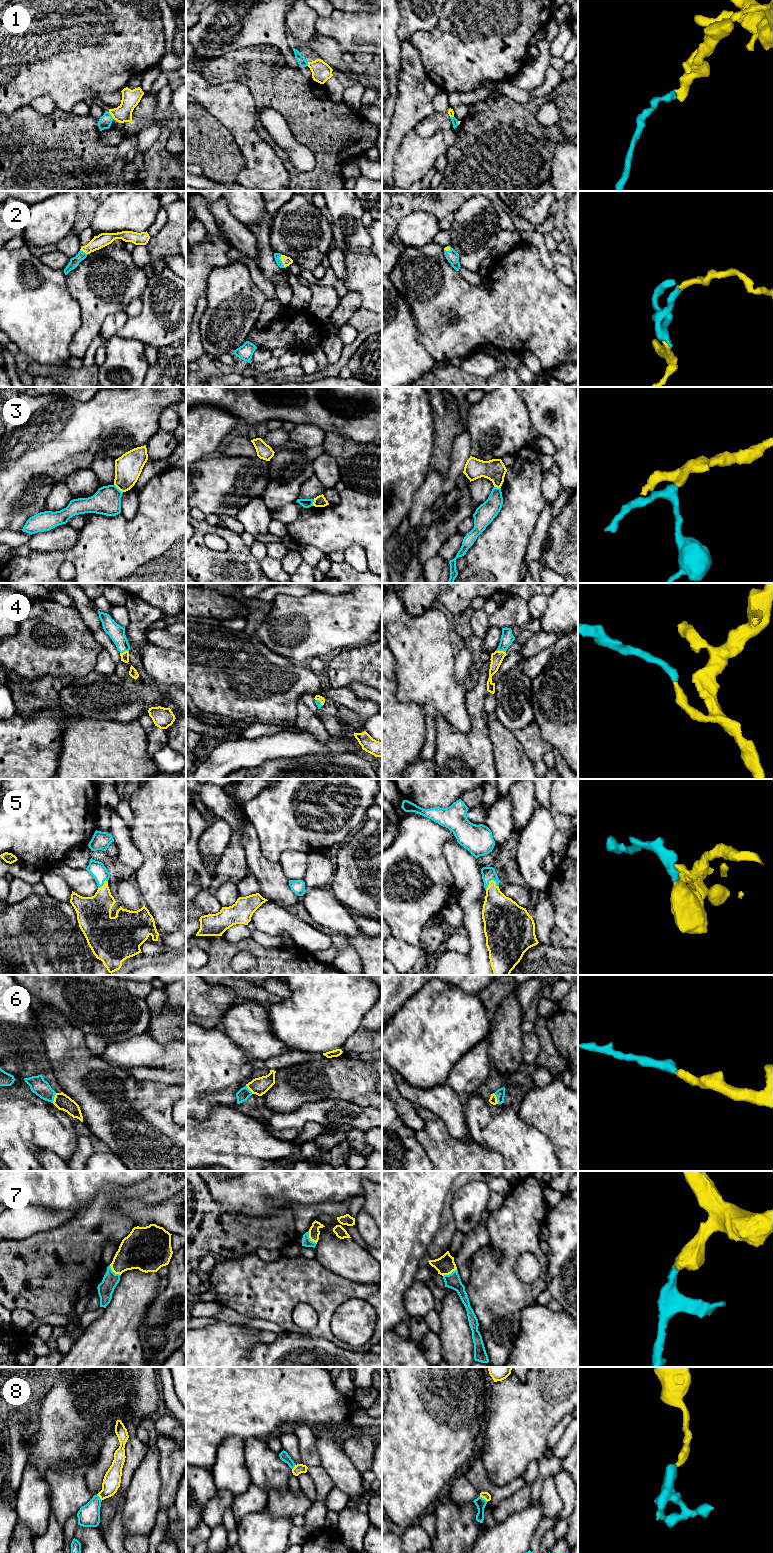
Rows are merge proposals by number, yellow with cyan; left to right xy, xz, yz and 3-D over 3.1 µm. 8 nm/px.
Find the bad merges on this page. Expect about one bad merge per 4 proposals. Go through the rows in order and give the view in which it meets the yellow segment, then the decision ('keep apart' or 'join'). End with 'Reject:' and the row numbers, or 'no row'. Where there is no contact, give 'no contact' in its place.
1: contact in xy; keep apart
2: contact in xz; join
3: contact in xy; keep apart
4: contact in yz; join
5: contact in yz; join
6: contact in yz; join
7: contact in xz; join
8: contact in yz; join
Reject: 1, 3

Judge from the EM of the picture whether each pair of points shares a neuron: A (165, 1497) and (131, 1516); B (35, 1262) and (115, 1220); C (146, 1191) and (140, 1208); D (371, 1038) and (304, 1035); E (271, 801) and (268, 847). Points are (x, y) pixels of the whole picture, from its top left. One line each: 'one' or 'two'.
A: two
B: one
C: two
D: two
E: one

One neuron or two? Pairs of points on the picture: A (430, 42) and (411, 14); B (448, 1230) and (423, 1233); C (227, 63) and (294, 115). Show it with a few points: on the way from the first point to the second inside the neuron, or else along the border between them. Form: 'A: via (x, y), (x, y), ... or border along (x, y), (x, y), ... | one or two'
A: border along (440, 15), (432, 29), (416, 31), (410, 40) | two
B: border along (443, 1208), (440, 1228), (427, 1252) | two
C: via (240, 79), (258, 80), (276, 97) | one

